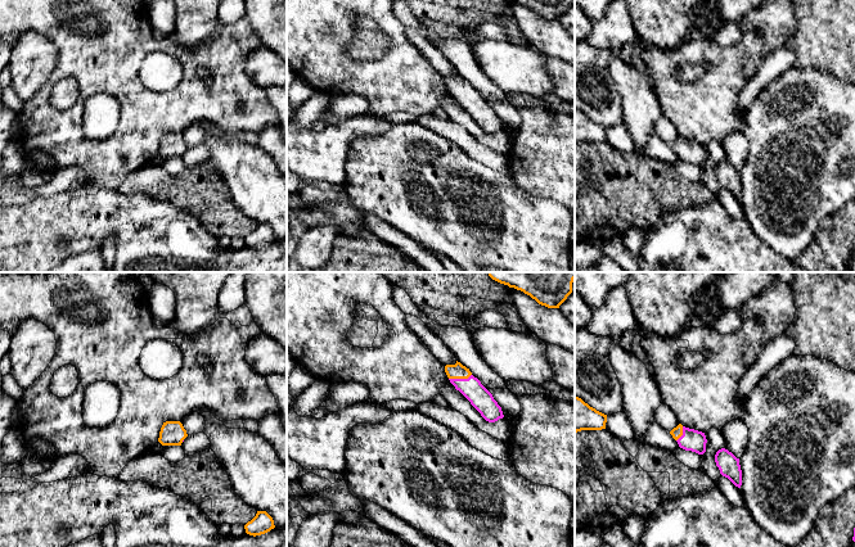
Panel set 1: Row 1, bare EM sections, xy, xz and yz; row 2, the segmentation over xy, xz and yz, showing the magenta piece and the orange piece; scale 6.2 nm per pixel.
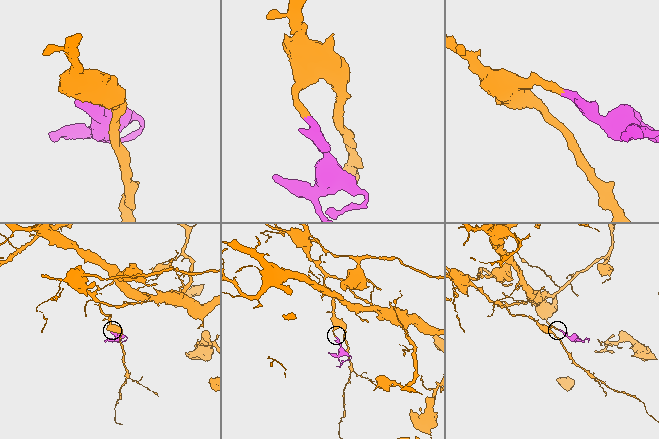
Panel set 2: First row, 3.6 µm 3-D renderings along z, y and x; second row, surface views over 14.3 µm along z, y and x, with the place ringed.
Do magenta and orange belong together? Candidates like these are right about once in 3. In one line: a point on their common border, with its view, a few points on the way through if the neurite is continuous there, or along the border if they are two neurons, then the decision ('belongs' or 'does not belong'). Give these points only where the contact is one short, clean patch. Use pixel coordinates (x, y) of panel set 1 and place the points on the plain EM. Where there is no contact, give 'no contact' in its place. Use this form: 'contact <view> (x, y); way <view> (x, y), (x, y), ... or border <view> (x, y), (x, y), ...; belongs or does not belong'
contact xz (459, 91); way xz (471, 100), (459, 91), (454, 84); belongs

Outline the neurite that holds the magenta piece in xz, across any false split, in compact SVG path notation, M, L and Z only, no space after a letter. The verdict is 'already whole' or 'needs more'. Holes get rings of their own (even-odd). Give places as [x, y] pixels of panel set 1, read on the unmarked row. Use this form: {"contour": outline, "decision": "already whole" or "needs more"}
{"contour": "M456 73L455 77L446 77L445 85L455 101L471 114L486 134L495 135L504 130L501 119L492 107L472 87L469 81Z", "decision": "needs more"}

